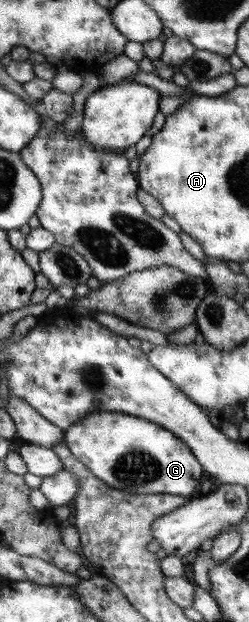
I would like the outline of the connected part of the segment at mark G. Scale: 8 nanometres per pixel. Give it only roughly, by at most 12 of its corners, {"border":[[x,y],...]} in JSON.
{"border":[[92,413],[64,444],[132,495],[190,497],[204,470],[175,433]]}

